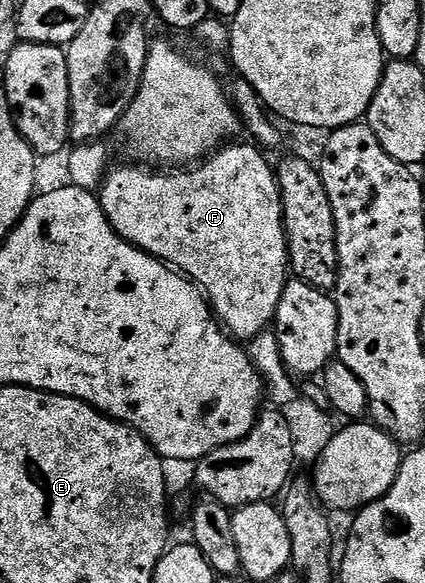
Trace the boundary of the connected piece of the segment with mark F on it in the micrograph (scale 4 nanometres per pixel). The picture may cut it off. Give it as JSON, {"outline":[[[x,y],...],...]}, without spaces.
{"outline":[[[226,144],[224,147],[218,149],[216,153],[204,158],[196,167],[189,167],[184,171],[154,171],[152,168],[146,167],[141,163],[121,165],[117,170],[114,168],[106,176],[99,189],[99,200],[101,209],[107,215],[111,227],[123,240],[129,245],[134,245],[137,249],[142,249],[144,253],[150,253],[158,261],[164,261],[166,265],[188,277],[194,285],[203,290],[216,320],[220,322],[225,332],[238,342],[247,343],[255,335],[259,335],[264,329],[268,329],[274,324],[277,316],[277,308],[279,307],[279,299],[283,295],[285,283],[290,276],[291,270],[289,268],[289,244],[285,238],[283,203],[281,202],[281,192],[279,191],[279,183],[277,182],[277,174],[274,166],[272,164],[269,166],[269,161],[265,158],[268,156],[256,144],[237,144]]]}

